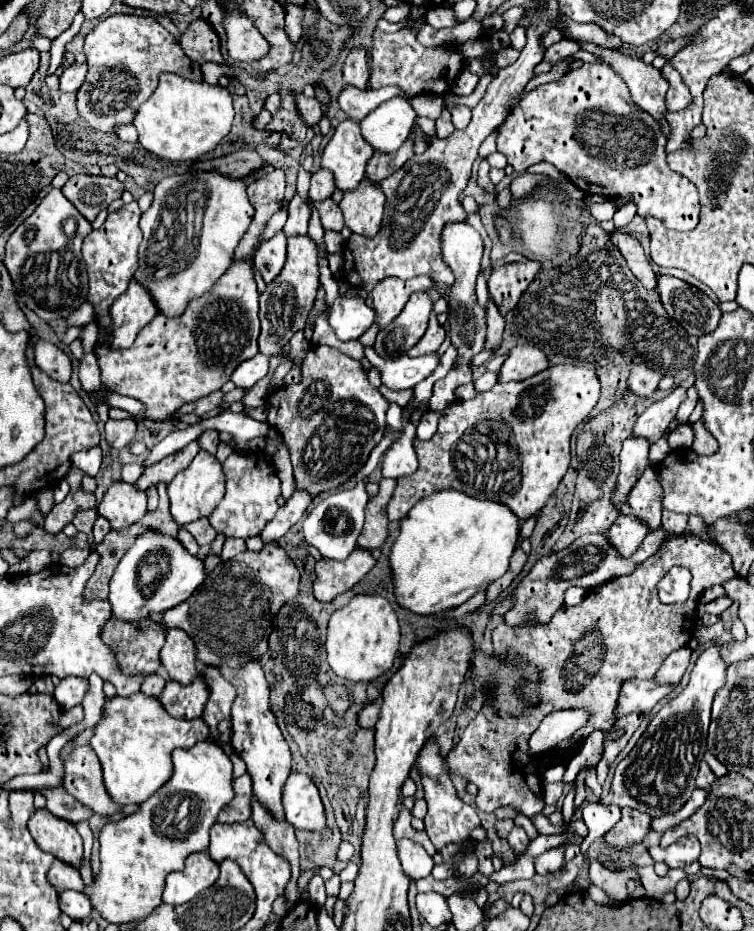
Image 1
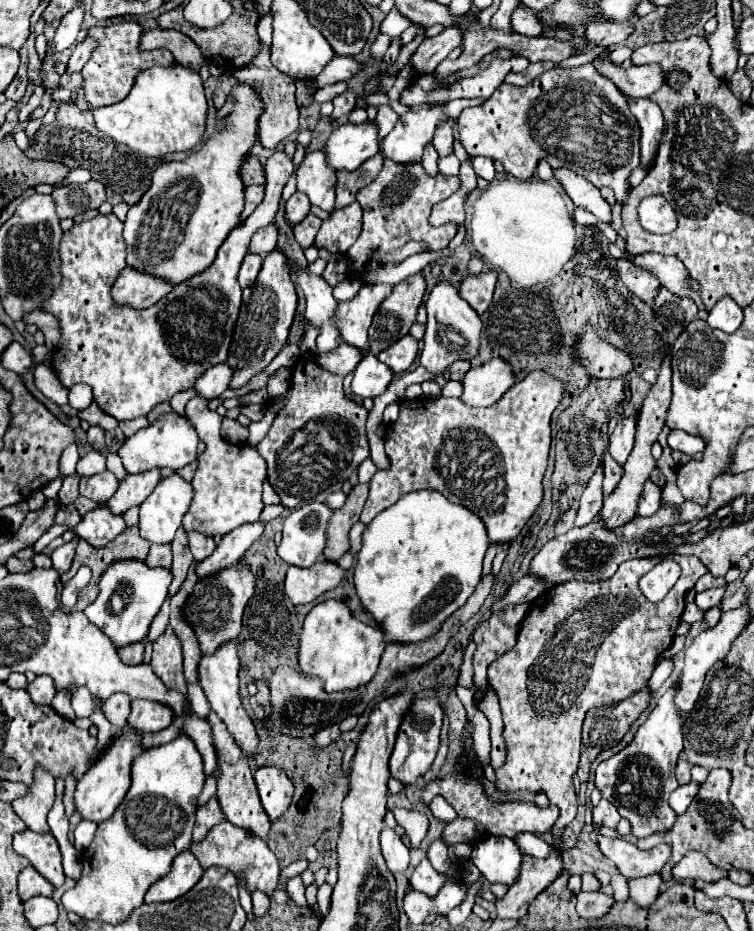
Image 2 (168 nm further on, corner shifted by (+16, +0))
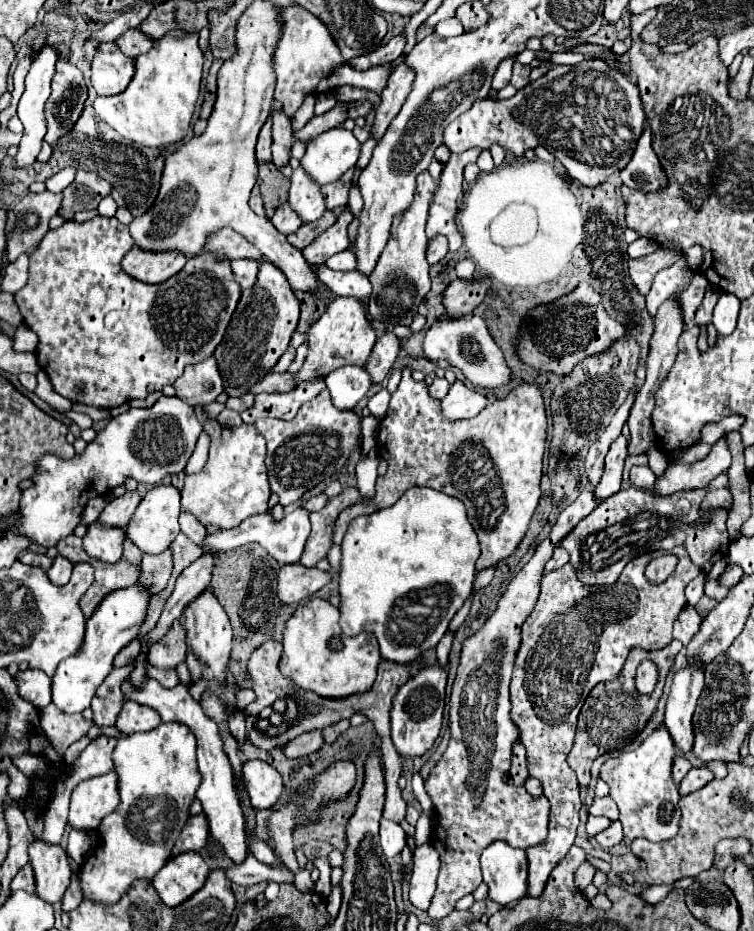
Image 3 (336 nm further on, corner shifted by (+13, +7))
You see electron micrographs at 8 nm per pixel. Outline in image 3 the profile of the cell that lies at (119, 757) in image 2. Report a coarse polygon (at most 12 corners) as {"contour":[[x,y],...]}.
{"contour":[[115,770],[83,780],[69,824],[95,830],[119,806]]}

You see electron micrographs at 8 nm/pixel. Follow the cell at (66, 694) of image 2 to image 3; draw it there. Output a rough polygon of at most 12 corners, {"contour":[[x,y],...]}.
{"contour":[[109,592],[87,620],[85,646],[59,664],[53,704],[83,712],[137,638],[151,592]]}

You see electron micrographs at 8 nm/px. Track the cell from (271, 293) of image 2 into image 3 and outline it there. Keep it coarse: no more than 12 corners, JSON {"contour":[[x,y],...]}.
{"contour":[[261,262],[215,350],[225,392],[247,394],[287,350],[299,300]]}

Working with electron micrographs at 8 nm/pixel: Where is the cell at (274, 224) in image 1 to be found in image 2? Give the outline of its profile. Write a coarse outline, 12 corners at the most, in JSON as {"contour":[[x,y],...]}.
{"contour":[[294,173],[206,271],[146,309],[116,305],[126,267],[114,213],[60,239],[52,369],[122,421],[228,357],[248,239]]}

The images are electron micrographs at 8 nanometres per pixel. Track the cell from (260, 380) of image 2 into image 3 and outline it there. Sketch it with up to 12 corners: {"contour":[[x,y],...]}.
{"contour":[[289,346],[268,373],[283,373],[293,362],[296,349]]}

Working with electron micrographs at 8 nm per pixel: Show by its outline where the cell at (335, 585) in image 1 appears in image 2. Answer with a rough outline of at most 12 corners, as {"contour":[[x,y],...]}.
{"contour":[[328,561],[288,567],[284,591],[306,605],[346,575]]}

